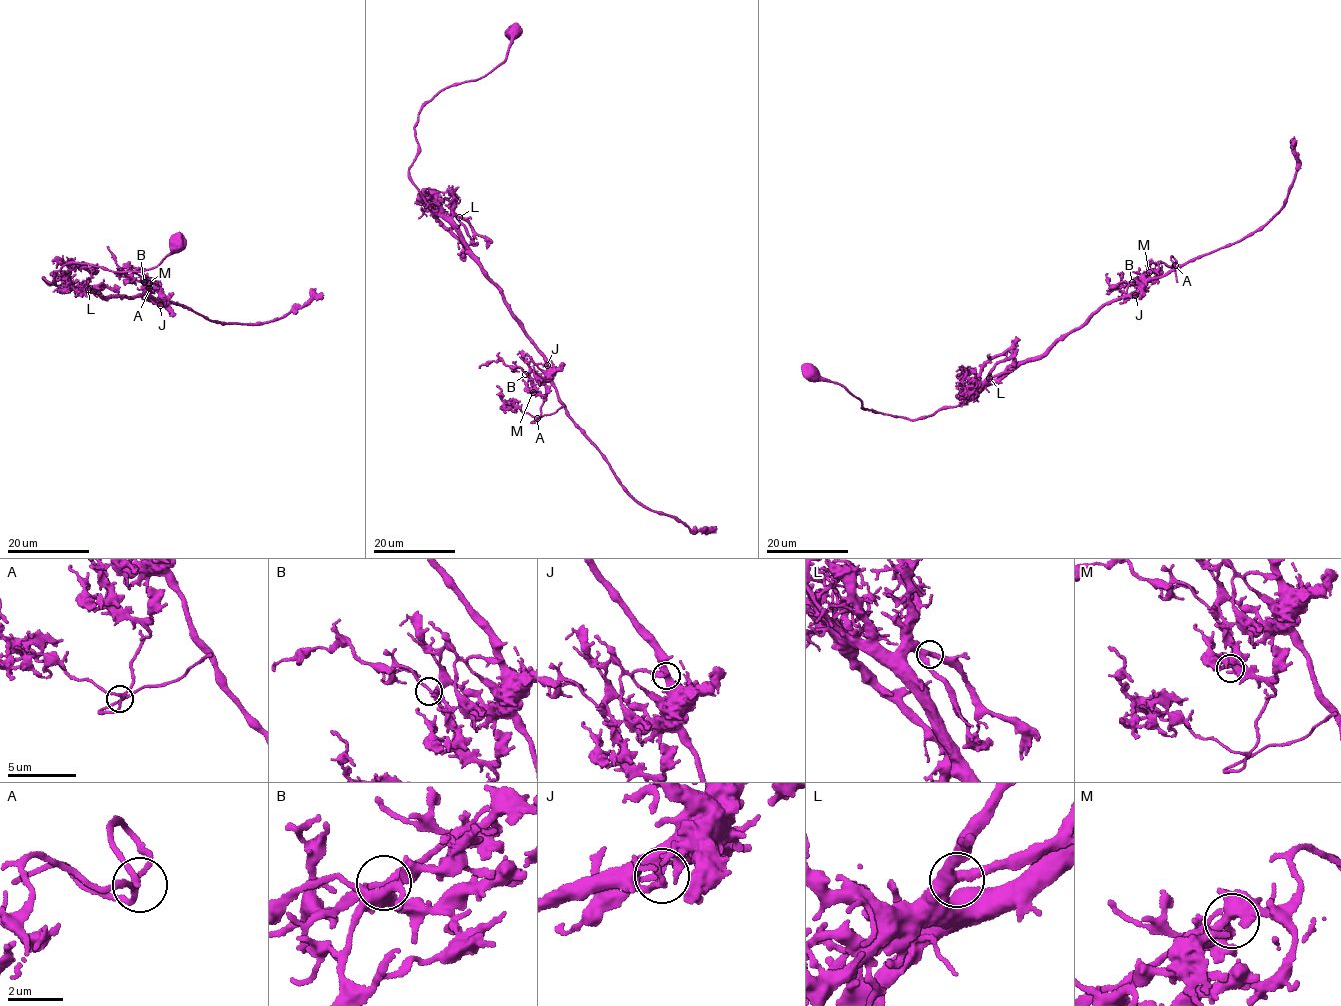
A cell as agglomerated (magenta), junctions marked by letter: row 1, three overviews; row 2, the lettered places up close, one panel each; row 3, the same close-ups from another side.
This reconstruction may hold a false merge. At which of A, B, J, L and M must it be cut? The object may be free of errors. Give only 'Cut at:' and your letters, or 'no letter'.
Cut at: J

